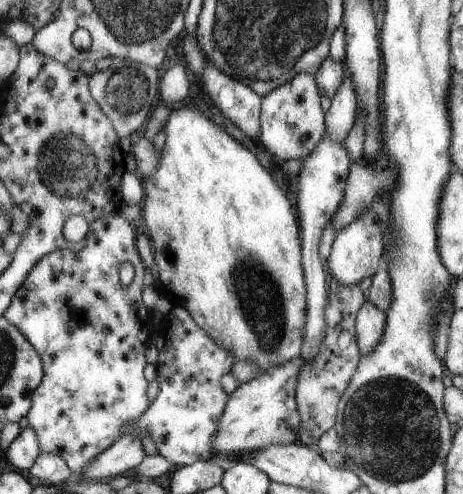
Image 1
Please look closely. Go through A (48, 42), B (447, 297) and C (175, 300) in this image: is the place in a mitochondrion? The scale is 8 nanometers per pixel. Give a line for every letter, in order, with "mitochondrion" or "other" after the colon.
A: other
B: other
C: other

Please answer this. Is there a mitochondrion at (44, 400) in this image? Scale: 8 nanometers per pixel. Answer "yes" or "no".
no

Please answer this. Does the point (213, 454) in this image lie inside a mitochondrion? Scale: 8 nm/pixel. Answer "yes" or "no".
no

